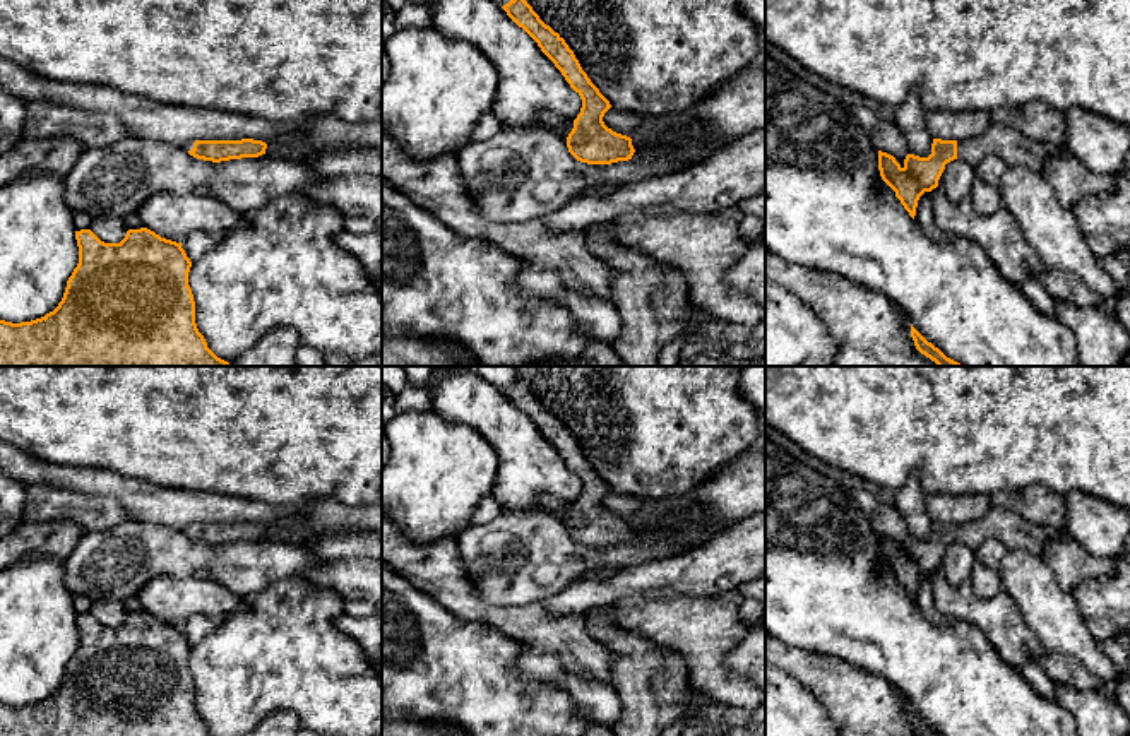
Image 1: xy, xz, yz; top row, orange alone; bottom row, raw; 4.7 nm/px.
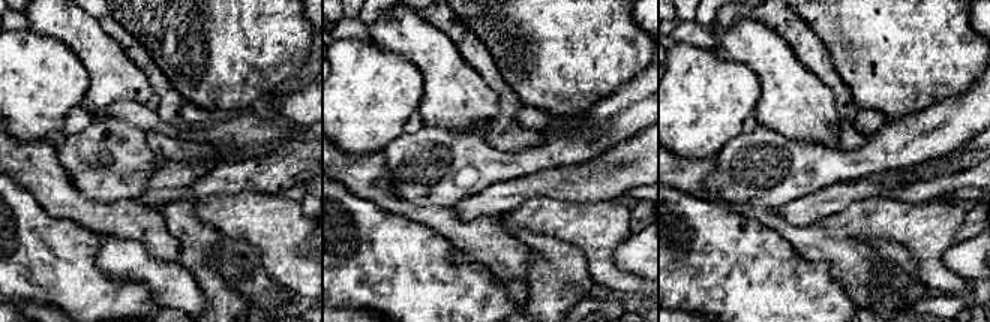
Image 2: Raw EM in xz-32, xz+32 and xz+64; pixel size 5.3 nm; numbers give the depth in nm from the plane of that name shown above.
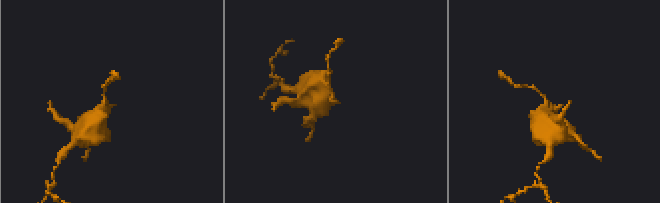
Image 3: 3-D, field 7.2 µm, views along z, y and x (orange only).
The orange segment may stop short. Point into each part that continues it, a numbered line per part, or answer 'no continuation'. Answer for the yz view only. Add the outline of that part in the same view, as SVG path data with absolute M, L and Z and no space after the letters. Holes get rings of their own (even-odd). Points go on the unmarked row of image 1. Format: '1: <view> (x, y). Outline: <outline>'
1: yz (1016, 533). Outline: M991 507L991 510L978 520L957 525L957 541L972 551L988 537L995 537L1007 549L1026 549L1036 556L1043 556L1050 539L1072 541L1070 534L1062 529L1048 529L1036 525L1012 510Z

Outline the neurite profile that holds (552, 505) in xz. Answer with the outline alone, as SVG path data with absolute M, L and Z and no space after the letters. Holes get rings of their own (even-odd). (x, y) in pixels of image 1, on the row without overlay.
M544 496L541 500L541 507L544 512L562 517L563 520L568 520L568 517L574 512L574 503L567 503L567 502L556 500L553 496Z

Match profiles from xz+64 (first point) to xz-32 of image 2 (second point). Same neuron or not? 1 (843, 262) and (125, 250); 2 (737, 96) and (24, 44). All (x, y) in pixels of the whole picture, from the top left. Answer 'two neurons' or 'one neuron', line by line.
1: two neurons
2: one neuron

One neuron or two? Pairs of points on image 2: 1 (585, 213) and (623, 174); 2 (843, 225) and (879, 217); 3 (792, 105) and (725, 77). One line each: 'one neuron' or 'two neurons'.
1: two neurons
2: one neuron
3: two neurons

